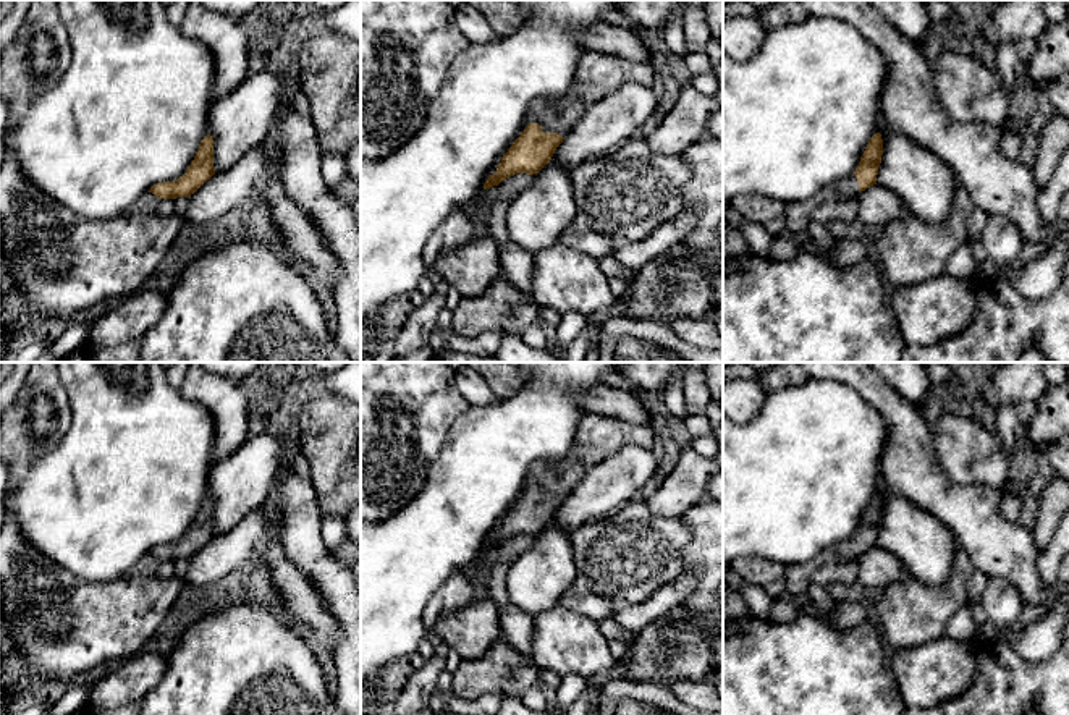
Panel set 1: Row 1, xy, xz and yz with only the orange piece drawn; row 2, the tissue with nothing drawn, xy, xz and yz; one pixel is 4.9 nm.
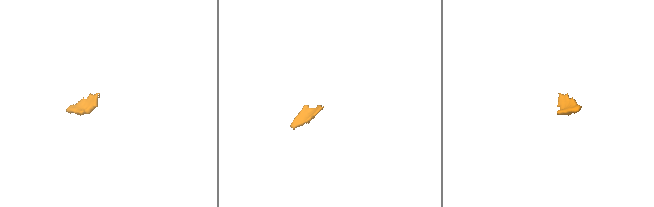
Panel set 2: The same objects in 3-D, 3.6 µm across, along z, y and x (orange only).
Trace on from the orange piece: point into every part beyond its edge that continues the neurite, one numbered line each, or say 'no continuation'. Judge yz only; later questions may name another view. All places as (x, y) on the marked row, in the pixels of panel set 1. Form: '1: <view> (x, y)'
1: yz (798, 215)

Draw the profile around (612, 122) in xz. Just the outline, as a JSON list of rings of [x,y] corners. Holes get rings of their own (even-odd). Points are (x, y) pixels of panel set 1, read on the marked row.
[[[639,82],[623,84],[585,112],[556,147],[550,162],[573,170],[624,146],[653,115],[657,102],[652,87]]]

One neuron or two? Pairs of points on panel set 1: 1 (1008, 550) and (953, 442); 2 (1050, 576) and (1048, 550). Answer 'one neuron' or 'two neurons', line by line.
1: two neurons
2: one neuron

